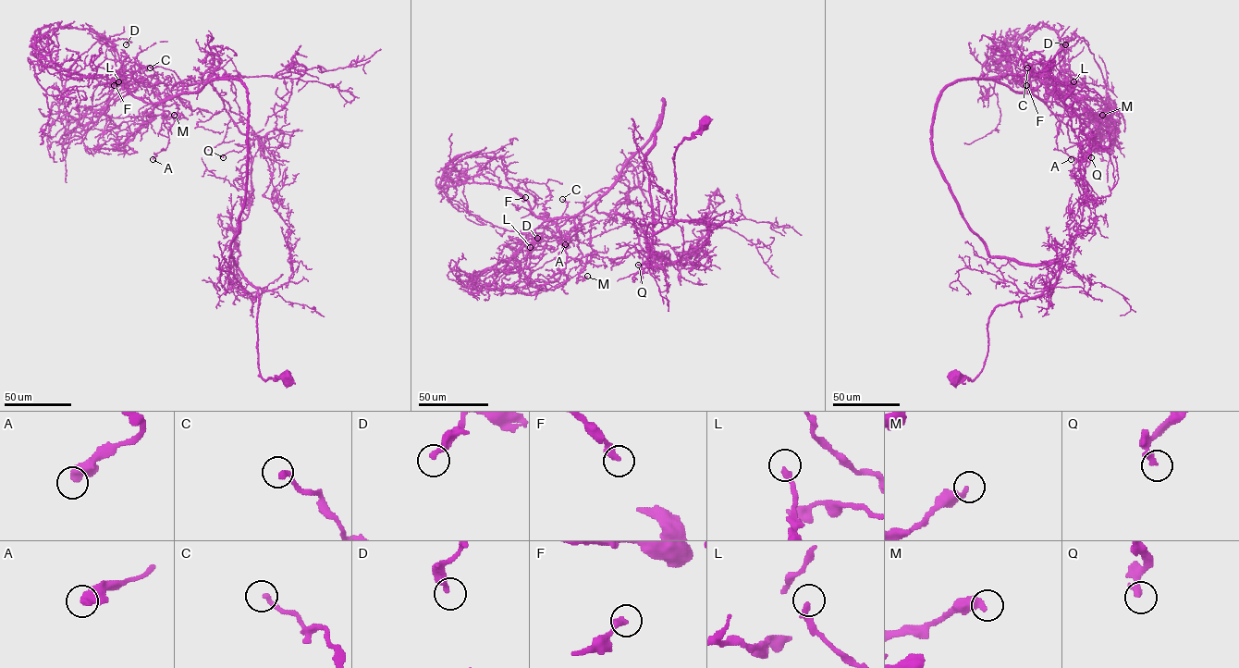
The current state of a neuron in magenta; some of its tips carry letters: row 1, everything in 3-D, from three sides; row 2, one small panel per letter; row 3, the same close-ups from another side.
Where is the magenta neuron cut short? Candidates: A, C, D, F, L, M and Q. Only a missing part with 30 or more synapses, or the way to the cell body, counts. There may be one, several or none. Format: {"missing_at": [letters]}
{"missing_at": []}

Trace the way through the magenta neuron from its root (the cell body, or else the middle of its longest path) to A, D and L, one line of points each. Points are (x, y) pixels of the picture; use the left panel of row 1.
A: (288, 377), (258, 367), (257, 288), (292, 272), (274, 154), (206, 81), (162, 102), (168, 143), (153, 159)
D: (288, 377), (258, 367), (257, 288), (292, 272), (274, 154), (208, 81), (135, 98), (110, 42), (126, 44)
L: (288, 377), (258, 367), (257, 288), (292, 272), (274, 154), (208, 81), (162, 102), (145, 78), (118, 81)

